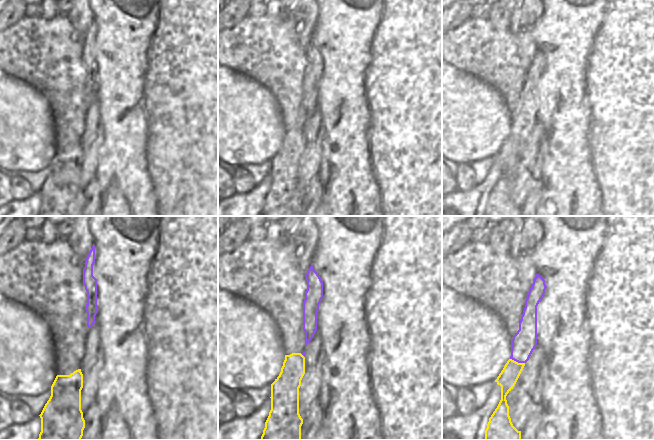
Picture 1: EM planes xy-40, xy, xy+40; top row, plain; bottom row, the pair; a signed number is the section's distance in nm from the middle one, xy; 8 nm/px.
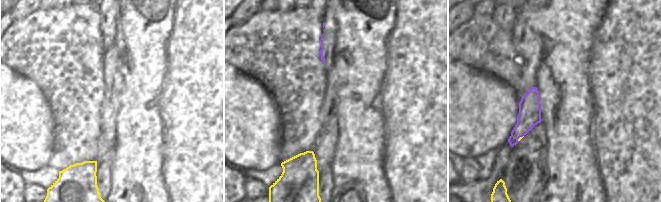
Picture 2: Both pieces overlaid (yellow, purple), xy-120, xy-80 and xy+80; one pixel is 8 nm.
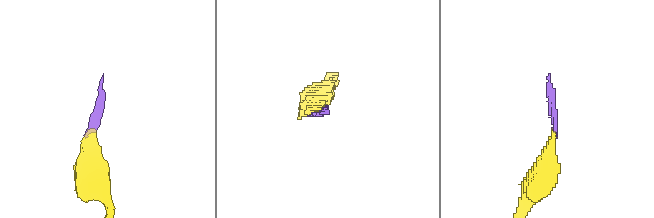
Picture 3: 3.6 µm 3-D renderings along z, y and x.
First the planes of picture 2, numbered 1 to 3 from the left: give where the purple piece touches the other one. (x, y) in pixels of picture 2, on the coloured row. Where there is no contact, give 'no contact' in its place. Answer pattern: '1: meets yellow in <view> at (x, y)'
1: no contact
2: no contact
3: meets yellow in xy+80 at (520, 137)

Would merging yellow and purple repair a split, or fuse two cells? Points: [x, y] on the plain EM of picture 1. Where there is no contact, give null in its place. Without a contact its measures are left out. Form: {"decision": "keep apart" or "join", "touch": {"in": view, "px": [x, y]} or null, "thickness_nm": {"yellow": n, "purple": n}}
{"decision": "join", "touch": {"in": "xy+40", "px": [517, 138]}, "thickness_nm": {"yellow": 150, "purple": 190}}

